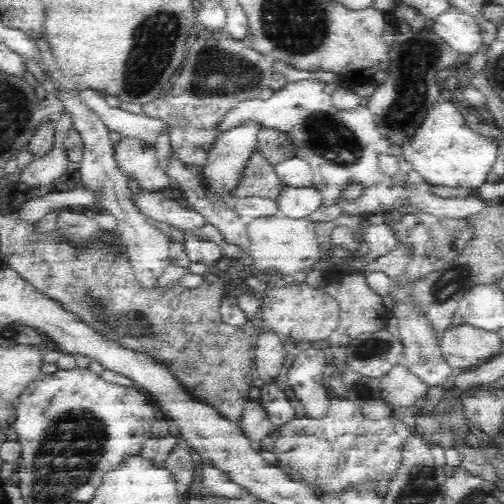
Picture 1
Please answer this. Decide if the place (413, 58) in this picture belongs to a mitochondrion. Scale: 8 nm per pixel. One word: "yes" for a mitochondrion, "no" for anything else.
yes

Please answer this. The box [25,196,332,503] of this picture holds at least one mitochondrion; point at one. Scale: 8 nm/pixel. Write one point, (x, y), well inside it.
(126, 322)

